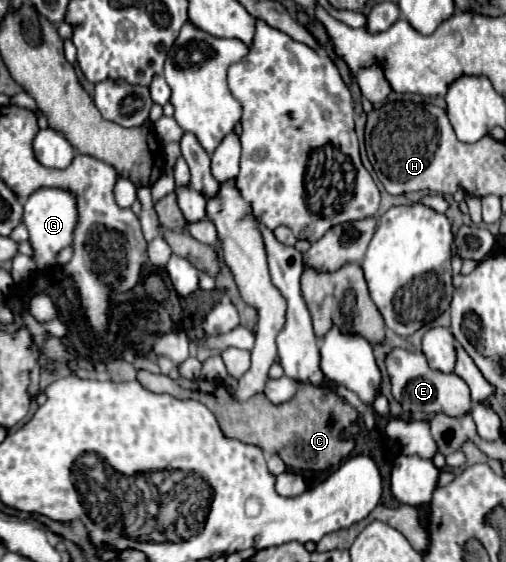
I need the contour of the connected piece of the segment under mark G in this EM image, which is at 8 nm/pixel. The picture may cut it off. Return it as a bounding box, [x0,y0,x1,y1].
[22,187,78,269]

